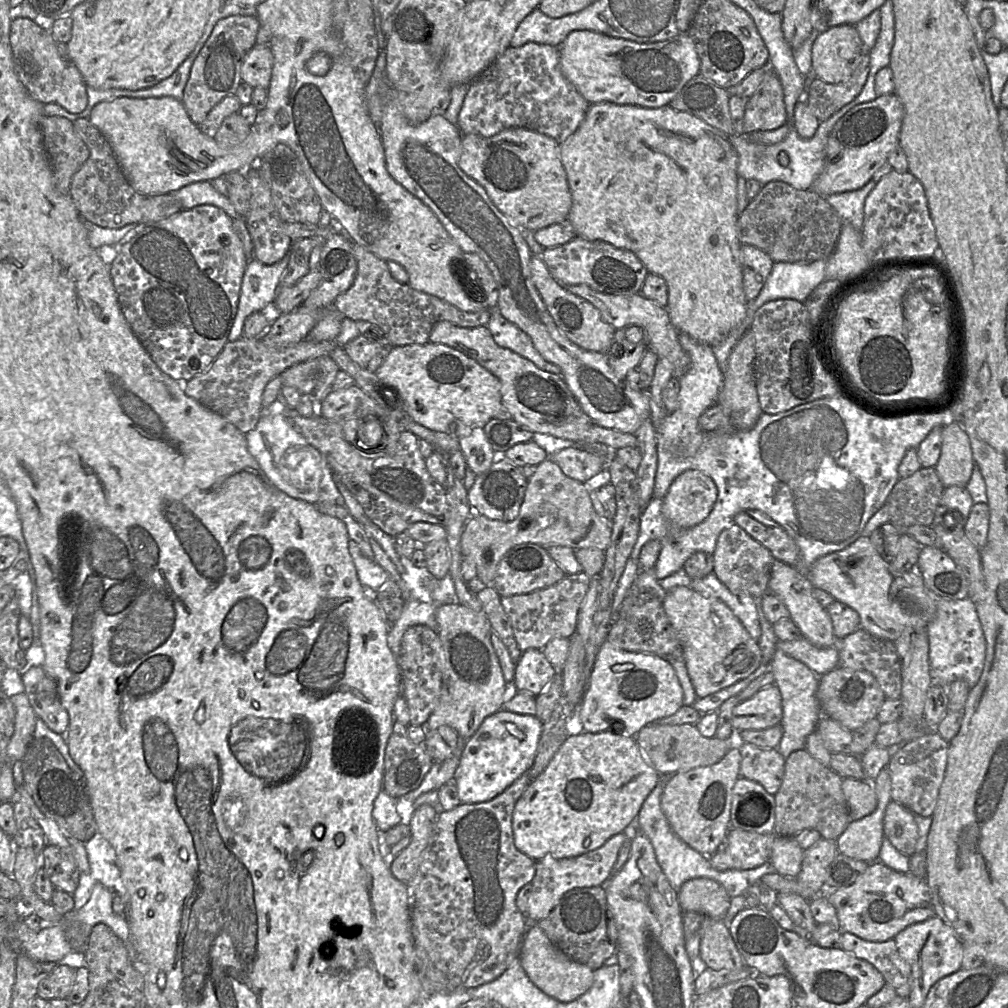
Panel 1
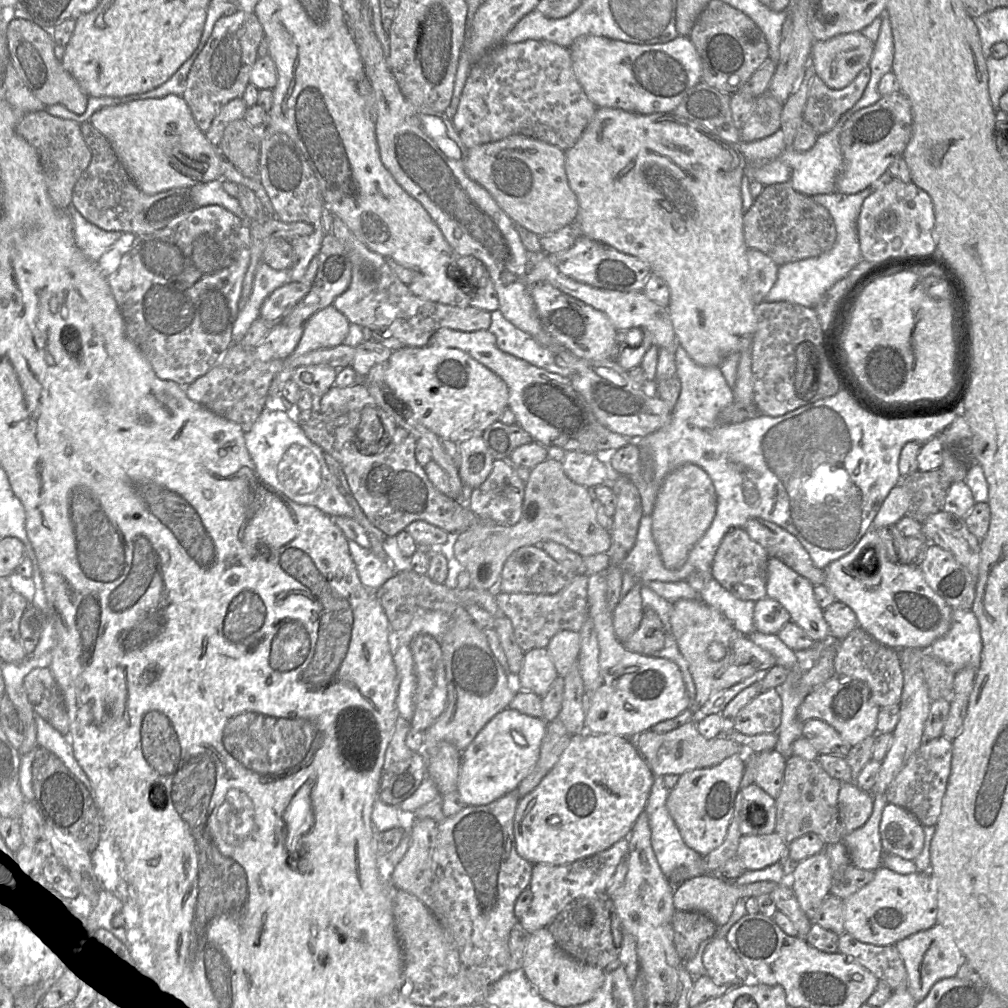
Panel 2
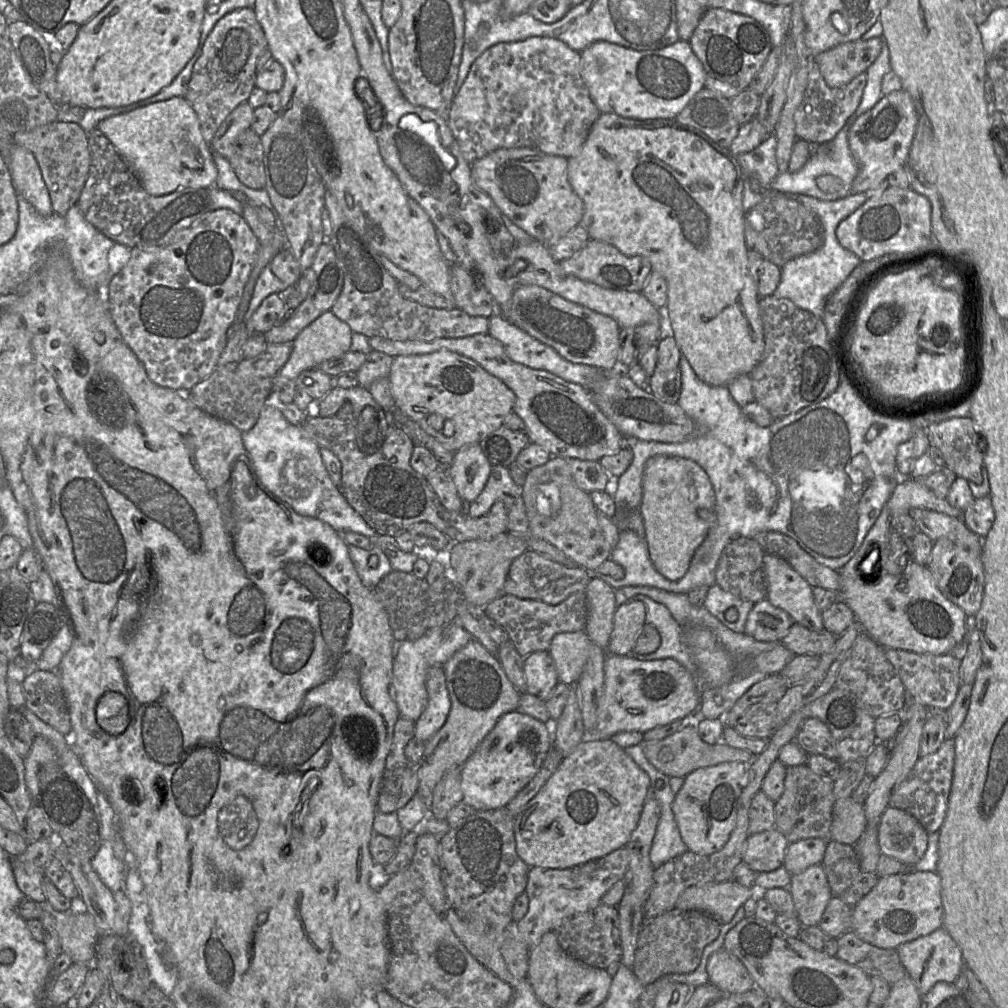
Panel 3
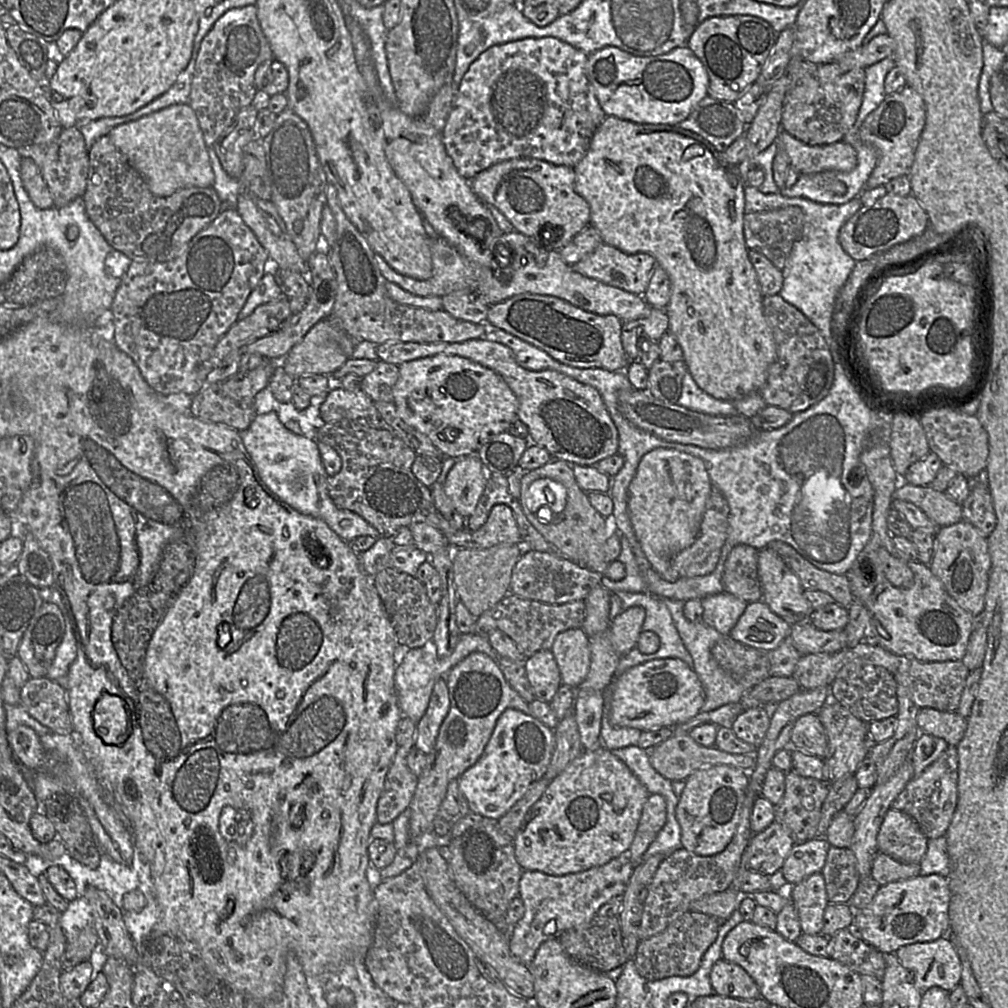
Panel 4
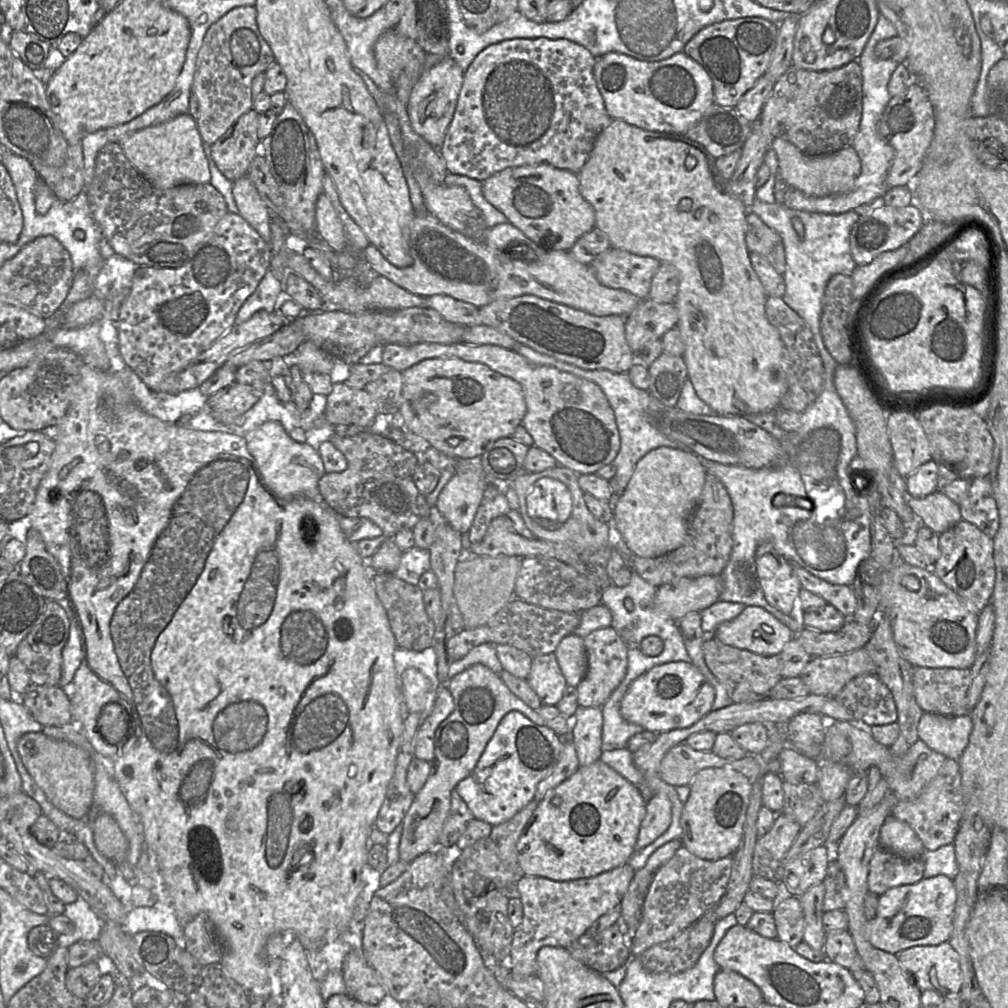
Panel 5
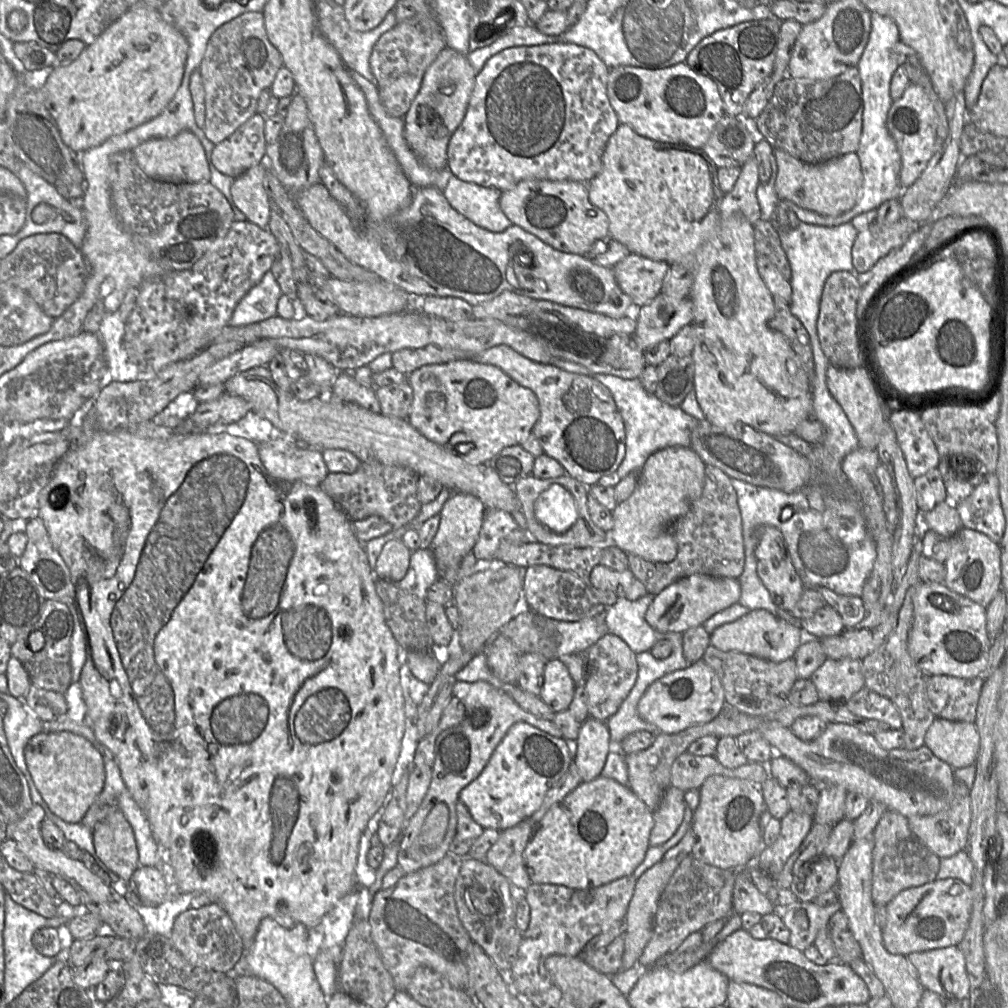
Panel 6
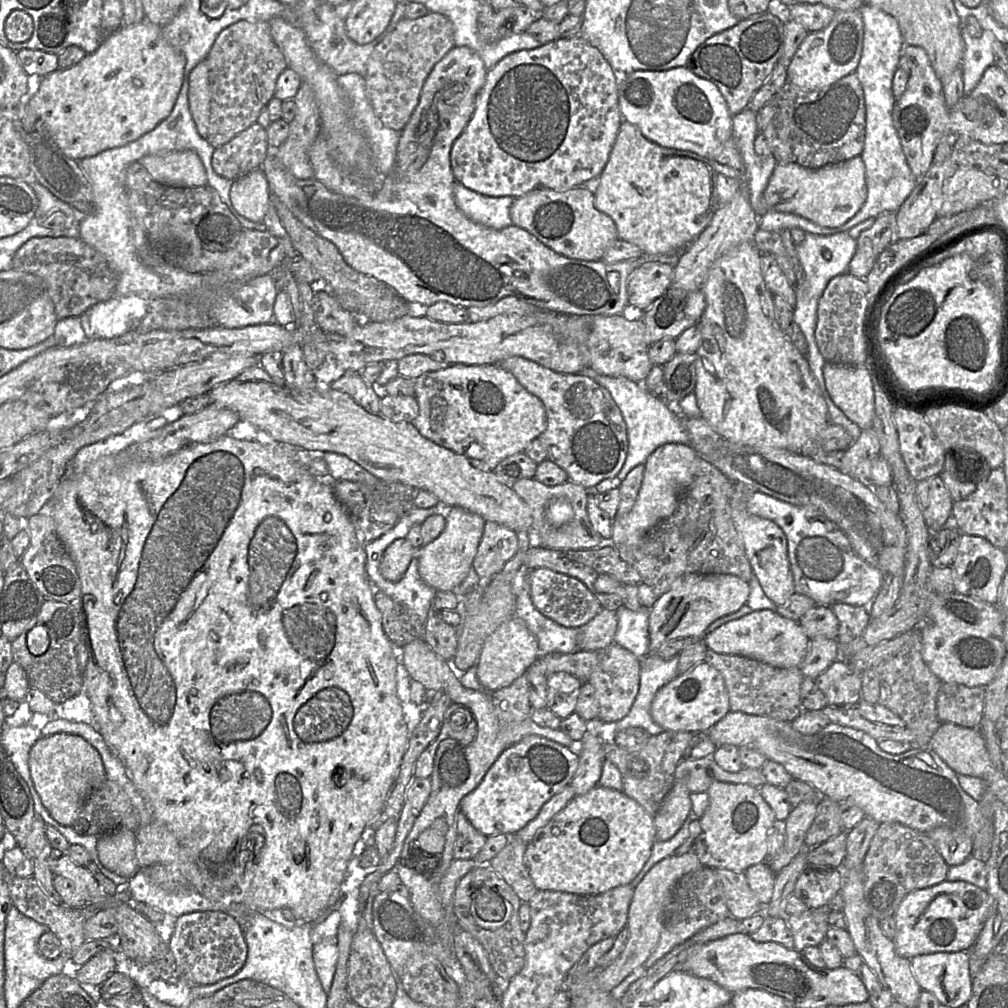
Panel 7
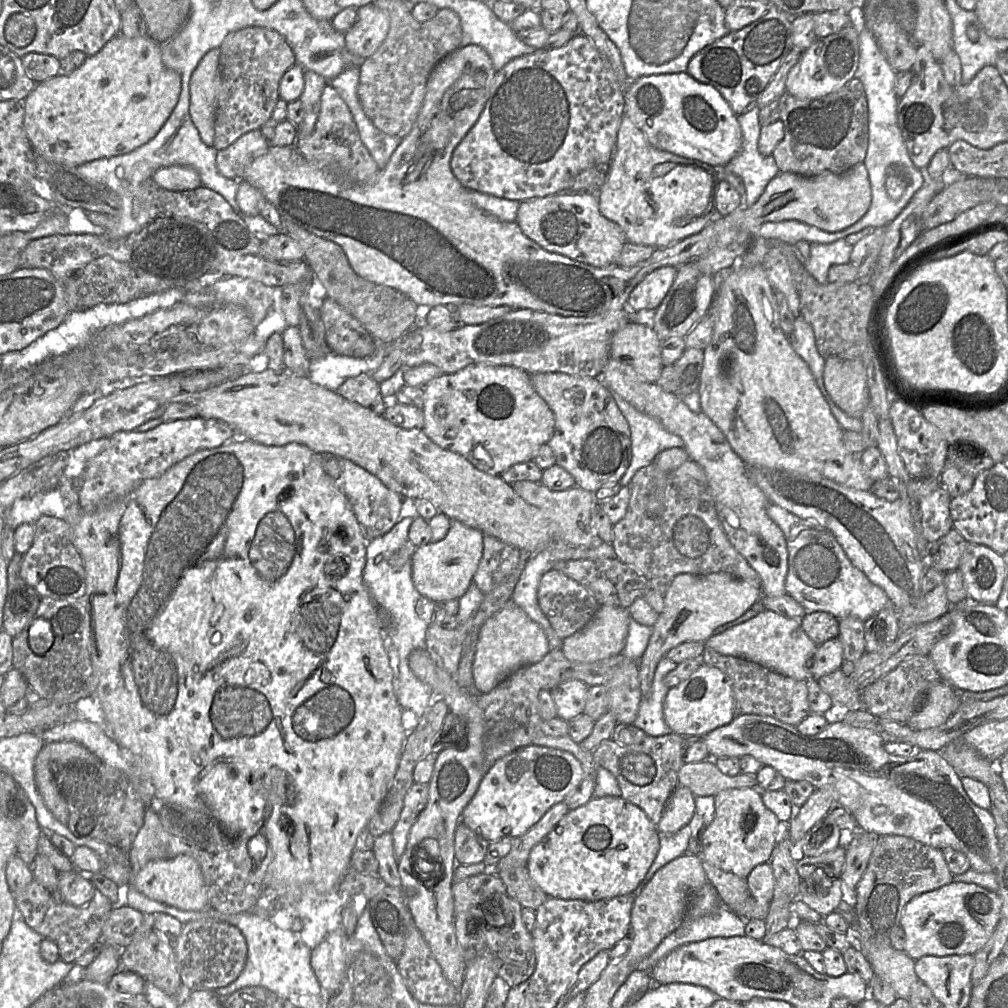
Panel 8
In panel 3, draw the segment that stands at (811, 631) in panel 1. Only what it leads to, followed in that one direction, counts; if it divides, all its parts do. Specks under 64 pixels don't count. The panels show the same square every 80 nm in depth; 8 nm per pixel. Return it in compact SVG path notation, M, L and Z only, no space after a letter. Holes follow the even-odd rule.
M765 553L763 566L766 598L775 607L786 611L794 623L812 631L824 630L821 610L813 597L813 588L784 559Z

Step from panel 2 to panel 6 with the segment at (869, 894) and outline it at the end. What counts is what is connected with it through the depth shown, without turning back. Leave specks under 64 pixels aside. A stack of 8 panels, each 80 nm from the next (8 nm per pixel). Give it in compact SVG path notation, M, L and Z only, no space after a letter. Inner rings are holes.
M936 879L899 892L886 906L887 921L882 928L884 947L892 954L907 956L912 952L958 946L968 928L972 910L972 891L959 879Z

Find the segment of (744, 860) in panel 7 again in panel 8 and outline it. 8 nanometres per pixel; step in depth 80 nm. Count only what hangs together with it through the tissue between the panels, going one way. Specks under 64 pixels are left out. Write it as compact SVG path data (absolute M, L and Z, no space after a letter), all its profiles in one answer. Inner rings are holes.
M732 788L718 792L714 796L715 814L712 822L705 827L699 856L723 871L731 872L746 879L758 864L770 862L772 851L780 839L788 837L787 822L779 822L775 814L762 802L759 788Z

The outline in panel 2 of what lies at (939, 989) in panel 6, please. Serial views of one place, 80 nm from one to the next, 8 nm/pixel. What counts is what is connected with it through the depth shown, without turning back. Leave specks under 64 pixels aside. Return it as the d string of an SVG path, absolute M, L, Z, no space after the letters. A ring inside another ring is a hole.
M938 922L895 943L907 972L907 987L917 1003L928 995L939 980L956 976L965 958L951 932Z

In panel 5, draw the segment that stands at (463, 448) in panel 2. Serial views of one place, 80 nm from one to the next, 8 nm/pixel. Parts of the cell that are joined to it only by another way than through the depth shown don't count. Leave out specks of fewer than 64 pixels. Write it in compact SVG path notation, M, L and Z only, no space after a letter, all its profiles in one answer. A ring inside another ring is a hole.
M473 472L454 474L435 504L453 529L467 535L480 507L487 482Z

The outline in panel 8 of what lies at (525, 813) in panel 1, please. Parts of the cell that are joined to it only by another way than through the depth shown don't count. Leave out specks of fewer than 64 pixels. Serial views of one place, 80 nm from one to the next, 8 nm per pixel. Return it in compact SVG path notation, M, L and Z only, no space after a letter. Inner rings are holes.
M605 796L592 797L588 803L573 810L569 810L557 825L531 850L526 868L532 880L548 896L564 900L598 901L610 899L633 892L645 877L659 850L659 838L656 825L654 825L645 812L636 805L626 801L622 797Z

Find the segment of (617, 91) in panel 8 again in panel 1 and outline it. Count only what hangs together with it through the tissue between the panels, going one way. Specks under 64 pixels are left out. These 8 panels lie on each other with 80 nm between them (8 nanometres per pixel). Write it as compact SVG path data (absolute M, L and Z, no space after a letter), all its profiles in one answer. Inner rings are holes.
M534 42L520 47L509 46L479 76L468 84L457 127L462 135L492 137L504 129L522 127L562 142L573 134L590 106L576 88L564 77L560 67L559 49Z

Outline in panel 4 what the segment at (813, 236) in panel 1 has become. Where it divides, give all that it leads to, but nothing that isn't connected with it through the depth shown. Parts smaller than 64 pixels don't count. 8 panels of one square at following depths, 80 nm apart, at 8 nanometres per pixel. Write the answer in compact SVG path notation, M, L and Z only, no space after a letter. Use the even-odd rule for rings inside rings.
M799 207L745 213L745 243L782 270L793 244L802 237L803 212Z

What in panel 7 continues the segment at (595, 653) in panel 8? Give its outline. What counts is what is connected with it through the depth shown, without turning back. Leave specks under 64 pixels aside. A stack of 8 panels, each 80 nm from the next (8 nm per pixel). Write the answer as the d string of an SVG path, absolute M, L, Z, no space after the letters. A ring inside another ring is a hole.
M603 608L592 620L578 629L581 651L598 652L612 643L618 626L616 612Z

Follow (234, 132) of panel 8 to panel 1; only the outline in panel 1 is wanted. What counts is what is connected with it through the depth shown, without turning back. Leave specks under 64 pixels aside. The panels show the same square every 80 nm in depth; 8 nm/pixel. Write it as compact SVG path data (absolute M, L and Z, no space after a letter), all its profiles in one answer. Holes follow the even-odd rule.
M229 16L219 20L192 65L184 88L182 103L189 118L200 125L223 98L234 95L242 82L241 67L247 53L256 44L260 22L256 16Z

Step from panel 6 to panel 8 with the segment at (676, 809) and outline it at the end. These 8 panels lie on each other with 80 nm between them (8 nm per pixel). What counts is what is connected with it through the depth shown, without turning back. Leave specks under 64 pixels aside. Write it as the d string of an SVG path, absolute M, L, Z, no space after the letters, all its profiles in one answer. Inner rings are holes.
M678 784L666 803L656 829L658 832L675 833L689 824L694 813L695 796L687 787Z

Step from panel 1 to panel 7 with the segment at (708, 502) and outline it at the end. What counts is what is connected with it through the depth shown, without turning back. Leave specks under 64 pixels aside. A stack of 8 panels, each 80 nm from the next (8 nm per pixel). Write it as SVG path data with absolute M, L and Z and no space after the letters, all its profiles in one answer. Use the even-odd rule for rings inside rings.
M666 443L654 450L644 463L642 483L636 501L632 509L624 516L612 519L612 537L614 545L626 544L627 546L639 546L646 554L652 555L667 562L668 556L664 552L663 544L657 538L648 538L651 532L659 523L671 517L677 509L681 493L689 486L697 470L696 451L686 444Z

